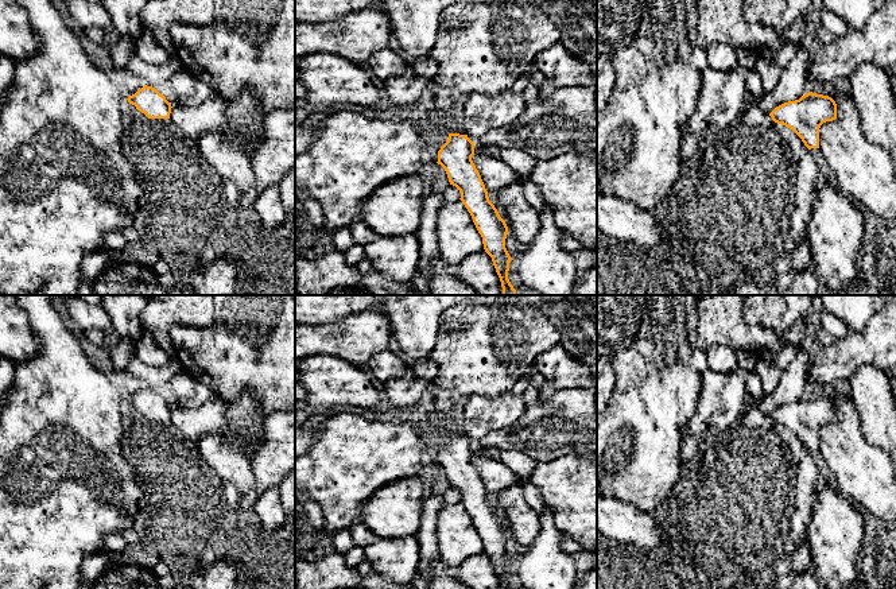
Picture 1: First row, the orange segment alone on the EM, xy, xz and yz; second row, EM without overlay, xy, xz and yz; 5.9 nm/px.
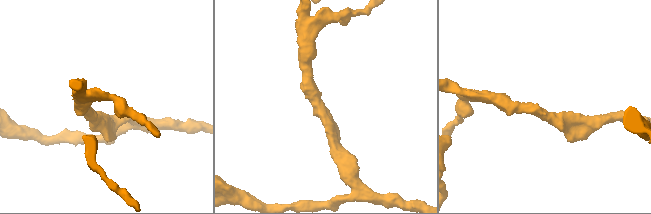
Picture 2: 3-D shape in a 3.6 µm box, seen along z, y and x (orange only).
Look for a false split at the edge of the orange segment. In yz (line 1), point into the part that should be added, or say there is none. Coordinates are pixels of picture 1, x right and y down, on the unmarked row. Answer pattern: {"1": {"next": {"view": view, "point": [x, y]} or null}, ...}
{"1": {"next": null}}

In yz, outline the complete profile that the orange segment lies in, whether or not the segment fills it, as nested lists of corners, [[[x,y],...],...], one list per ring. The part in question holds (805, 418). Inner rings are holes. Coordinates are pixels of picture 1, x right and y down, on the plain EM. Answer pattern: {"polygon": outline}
{"polygon": [[[808,394],[799,402],[776,408],[769,418],[791,430],[808,452],[819,450],[819,430],[837,421],[837,406],[829,398]]]}

